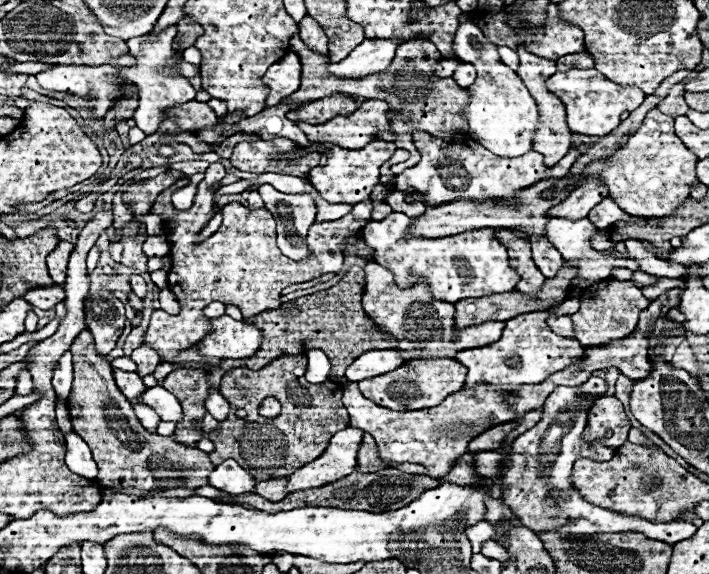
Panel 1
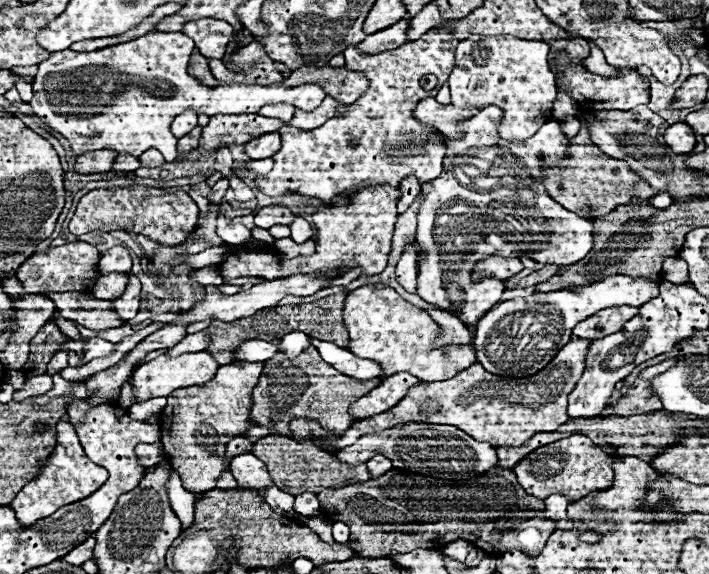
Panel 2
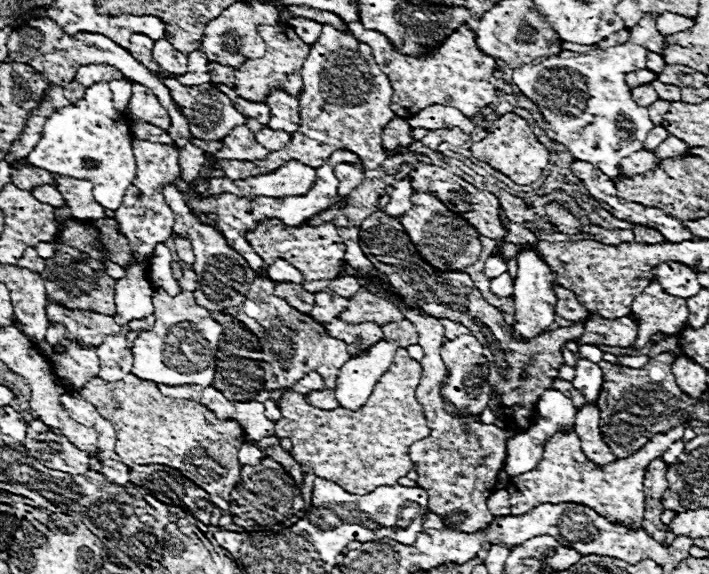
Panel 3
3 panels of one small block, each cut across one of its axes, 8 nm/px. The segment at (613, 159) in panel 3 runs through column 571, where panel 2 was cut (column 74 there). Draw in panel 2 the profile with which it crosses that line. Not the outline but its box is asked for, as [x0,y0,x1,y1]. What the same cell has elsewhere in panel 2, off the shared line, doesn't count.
[32,32,326,162]

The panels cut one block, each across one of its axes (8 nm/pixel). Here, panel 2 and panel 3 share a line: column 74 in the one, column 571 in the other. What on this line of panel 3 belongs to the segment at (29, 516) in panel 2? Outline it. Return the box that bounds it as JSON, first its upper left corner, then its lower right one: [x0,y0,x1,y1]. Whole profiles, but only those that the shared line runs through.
[508,426,686,526]

